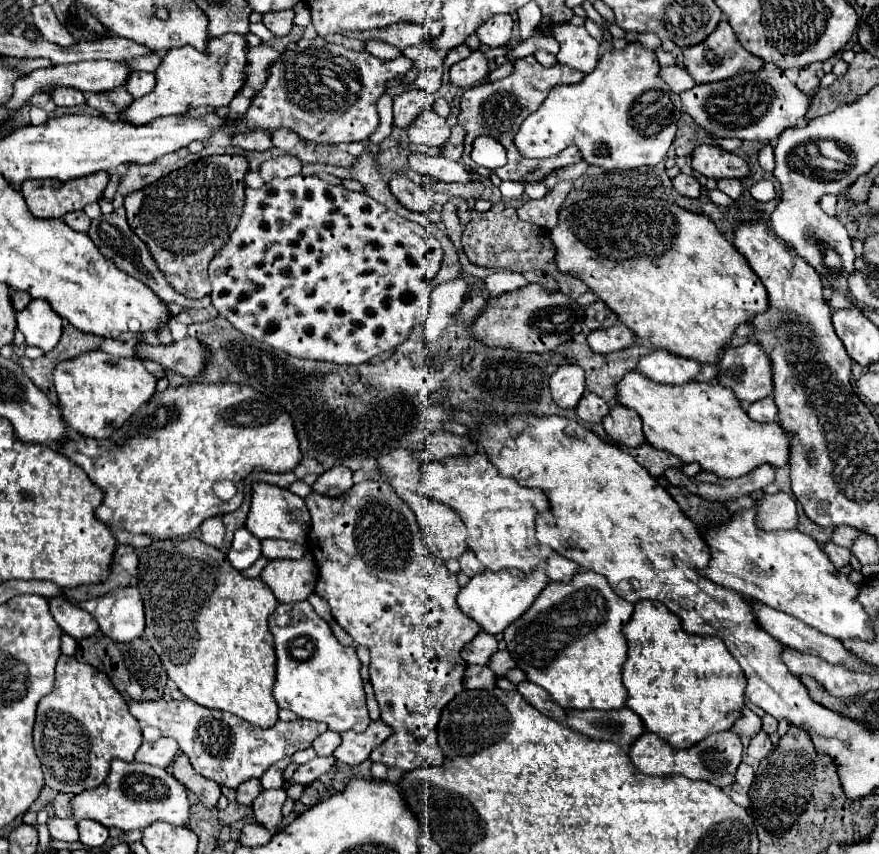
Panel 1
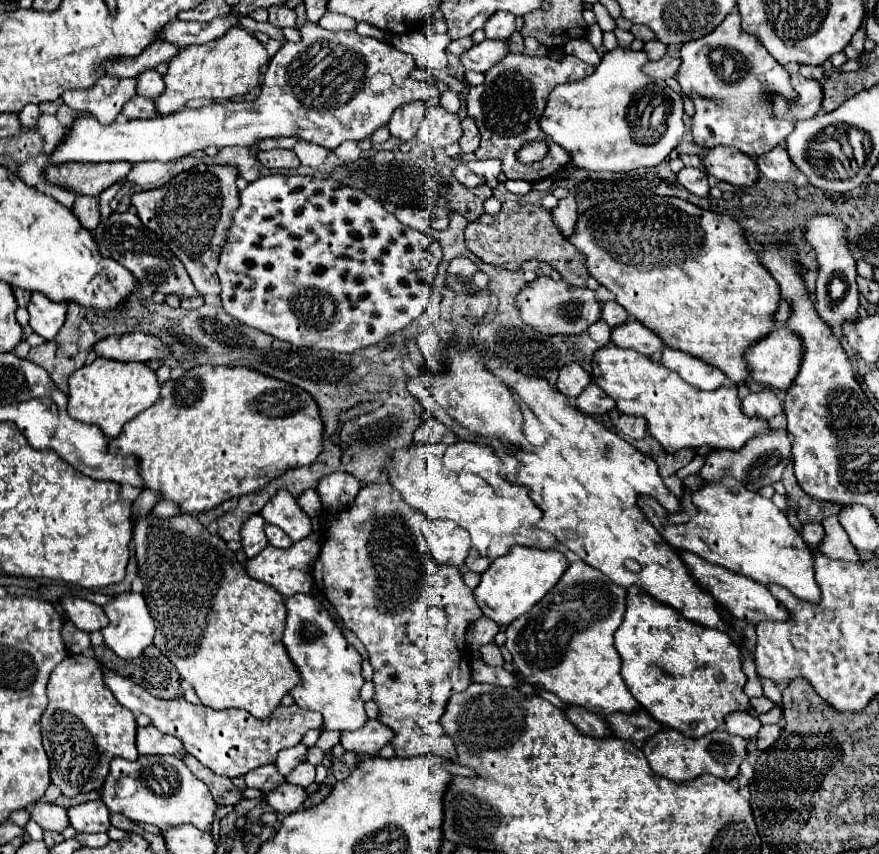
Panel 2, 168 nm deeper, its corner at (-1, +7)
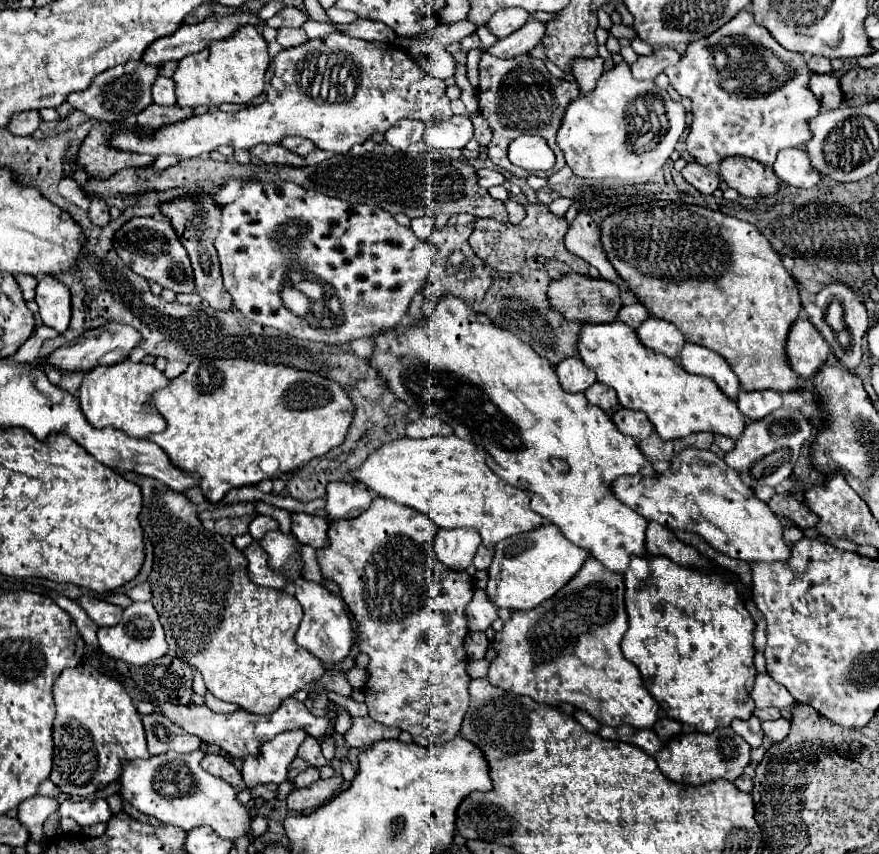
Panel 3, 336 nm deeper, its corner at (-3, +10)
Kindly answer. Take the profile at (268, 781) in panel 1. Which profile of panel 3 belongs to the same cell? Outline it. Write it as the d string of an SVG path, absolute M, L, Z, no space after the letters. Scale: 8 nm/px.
M307 737L299 749L299 757L303 757L305 761L309 761L313 767L323 767L323 765L329 765L329 761L323 757L321 753L321 745L319 745L319 739L317 737Z

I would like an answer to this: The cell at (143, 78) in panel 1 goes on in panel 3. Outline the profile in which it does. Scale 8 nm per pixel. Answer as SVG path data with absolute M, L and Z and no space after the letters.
M157 77L155 85L153 85L153 99L155 99L157 105L175 105L177 97L175 97L173 79Z

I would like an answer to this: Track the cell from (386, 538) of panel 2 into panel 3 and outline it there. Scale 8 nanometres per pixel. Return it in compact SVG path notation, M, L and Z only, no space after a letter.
M375 497L373 505L361 513L355 519L345 519L345 521L333 521L329 525L329 547L319 549L317 551L317 561L321 565L321 573L327 579L333 579L339 587L341 587L341 597L347 603L349 611L353 613L353 617L357 619L357 645L359 651L369 655L369 665L367 665L367 673L369 679L363 687L365 693L365 703L369 707L369 717L375 719L377 723L383 723L387 727L399 727L403 731L409 731L413 735L413 741L419 745L433 745L433 743L445 743L449 739L453 739L459 733L463 715L467 713L469 707L469 681L471 677L467 675L467 653L463 649L463 639L467 635L467 617L465 617L465 605L471 601L471 577L467 573L467 589L451 589L451 597L437 597L443 595L443 589L437 589L439 583L447 581L453 573L449 569L445 569L445 565L441 565L441 561L437 561L435 551L433 551L433 537L437 533L437 525L433 525L433 521L429 521L429 517L425 517L423 513L417 513L415 509L409 509L405 505L397 505L389 499L383 497Z

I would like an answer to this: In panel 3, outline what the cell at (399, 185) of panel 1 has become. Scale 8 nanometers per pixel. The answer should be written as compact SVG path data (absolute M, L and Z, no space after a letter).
M432 216L417 217L411 221L411 229L413 233L421 239L421 241L427 241L431 237L431 231L435 228L435 219Z

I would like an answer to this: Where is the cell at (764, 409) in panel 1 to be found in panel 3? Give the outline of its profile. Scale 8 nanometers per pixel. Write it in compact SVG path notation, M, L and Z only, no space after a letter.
M741 391L737 397L737 407L747 419L763 419L781 407L781 393L777 391Z

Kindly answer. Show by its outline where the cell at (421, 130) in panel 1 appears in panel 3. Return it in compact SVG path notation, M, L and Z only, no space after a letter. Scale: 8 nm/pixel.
M453 115L449 121L433 123L425 131L425 141L433 149L463 149L473 139L473 125L467 115Z

